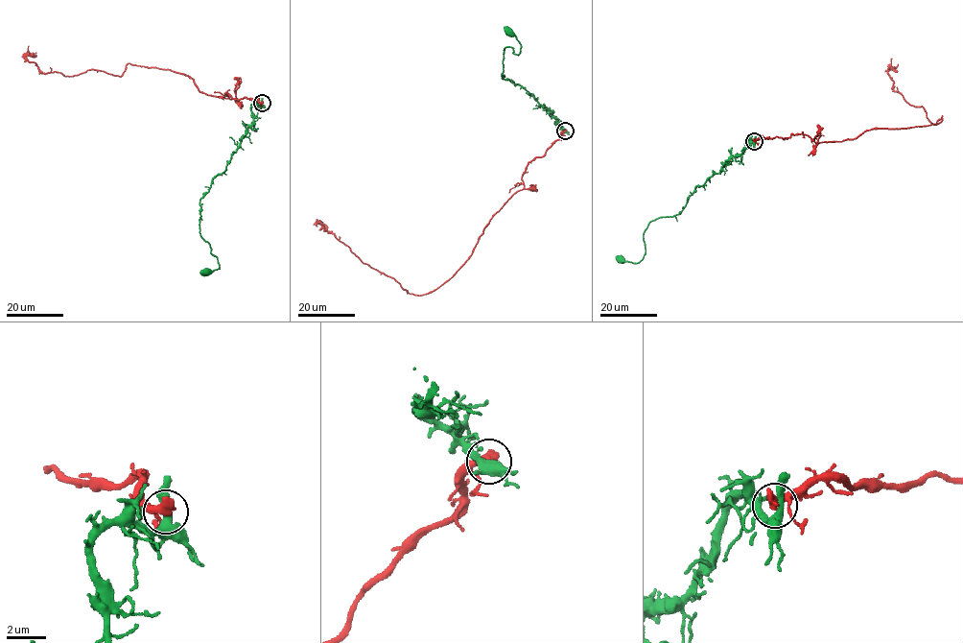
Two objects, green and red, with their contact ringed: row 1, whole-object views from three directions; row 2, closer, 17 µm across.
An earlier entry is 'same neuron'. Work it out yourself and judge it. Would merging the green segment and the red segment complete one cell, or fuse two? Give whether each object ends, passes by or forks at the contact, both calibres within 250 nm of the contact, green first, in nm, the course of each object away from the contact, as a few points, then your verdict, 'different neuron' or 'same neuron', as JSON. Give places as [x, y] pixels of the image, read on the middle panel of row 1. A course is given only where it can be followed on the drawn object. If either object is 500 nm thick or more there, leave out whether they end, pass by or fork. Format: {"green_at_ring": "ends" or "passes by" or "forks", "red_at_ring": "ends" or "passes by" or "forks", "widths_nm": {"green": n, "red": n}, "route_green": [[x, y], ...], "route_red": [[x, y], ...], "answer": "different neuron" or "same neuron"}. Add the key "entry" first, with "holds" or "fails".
{"entry": "fails", "widths_nm": {"green": 440, "red": 550}, "route_green": [[565, 131], [534, 96], [502, 79], [504, 48], [512, 47], [517, 55], [521, 49], [504, 27]], "route_red": [[565, 130], [528, 163], [524, 187], [470, 257], [426, 294], [409, 294], [363, 263], [319, 222], [327, 231]], "answer": "different neuron"}

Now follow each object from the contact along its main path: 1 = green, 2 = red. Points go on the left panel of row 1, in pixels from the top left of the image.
1: (262, 103), (251, 107), (253, 123), (223, 171), (200, 200), (199, 234), (219, 269), (199, 273)
2: (262, 103), (205, 94), (187, 75), (156, 67), (128, 63), (119, 77), (45, 74), (26, 57), (36, 56)

